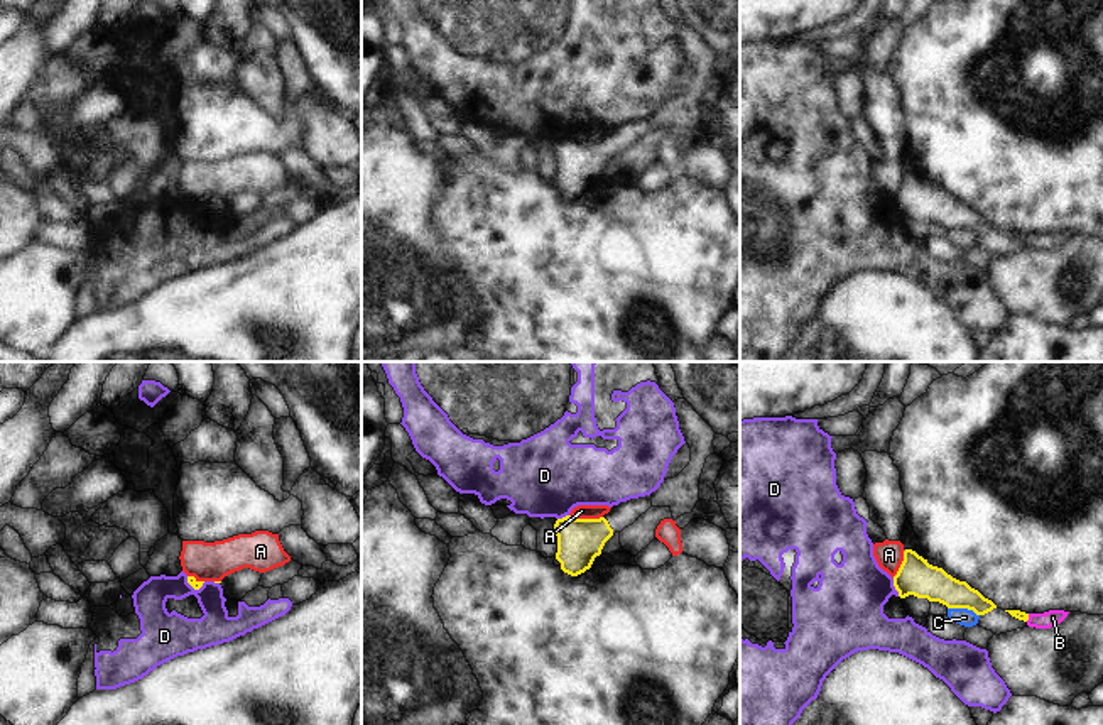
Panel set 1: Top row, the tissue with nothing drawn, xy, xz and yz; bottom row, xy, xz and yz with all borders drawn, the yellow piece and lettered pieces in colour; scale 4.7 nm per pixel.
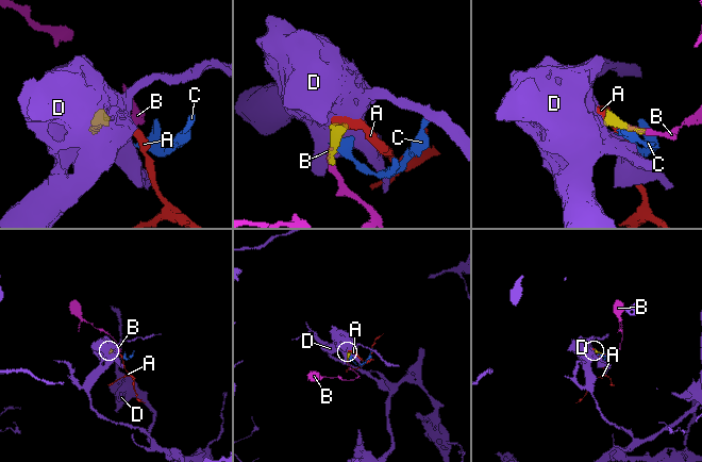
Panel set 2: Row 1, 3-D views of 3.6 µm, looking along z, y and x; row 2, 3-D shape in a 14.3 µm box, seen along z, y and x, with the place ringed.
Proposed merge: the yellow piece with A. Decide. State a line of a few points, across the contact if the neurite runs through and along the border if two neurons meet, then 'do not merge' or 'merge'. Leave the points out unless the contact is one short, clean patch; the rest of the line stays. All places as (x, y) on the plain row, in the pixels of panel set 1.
line xz (570, 136), (576, 139), (602, 139); do not merge

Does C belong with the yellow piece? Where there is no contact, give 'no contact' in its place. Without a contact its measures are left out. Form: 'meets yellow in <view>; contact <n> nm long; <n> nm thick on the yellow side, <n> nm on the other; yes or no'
meets yellow in yz; contact 160 nm long; 170 nm thick on the yellow side, 80 nm on the other; no

